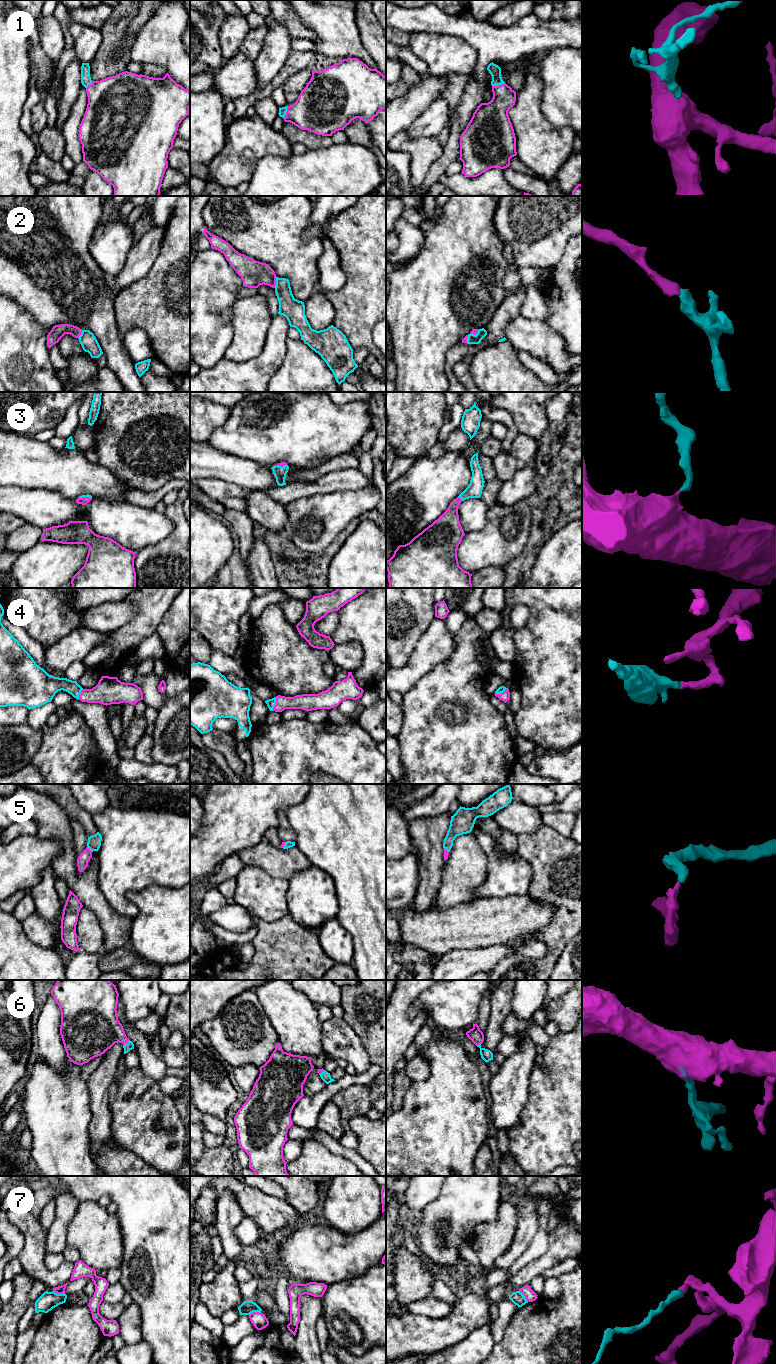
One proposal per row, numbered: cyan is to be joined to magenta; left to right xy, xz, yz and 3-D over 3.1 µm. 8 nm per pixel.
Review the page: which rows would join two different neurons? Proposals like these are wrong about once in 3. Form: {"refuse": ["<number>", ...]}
{"refuse": ["7"]}

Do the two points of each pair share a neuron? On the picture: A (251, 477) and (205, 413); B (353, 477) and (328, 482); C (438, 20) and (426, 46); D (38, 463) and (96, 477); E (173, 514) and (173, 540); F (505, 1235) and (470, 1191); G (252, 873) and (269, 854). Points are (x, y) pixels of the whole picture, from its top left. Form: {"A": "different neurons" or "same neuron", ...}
{"A": "different neurons", "B": "same neuron", "C": "different neurons", "D": "same neuron", "E": "same neuron", "F": "different neurons", "G": "different neurons"}

